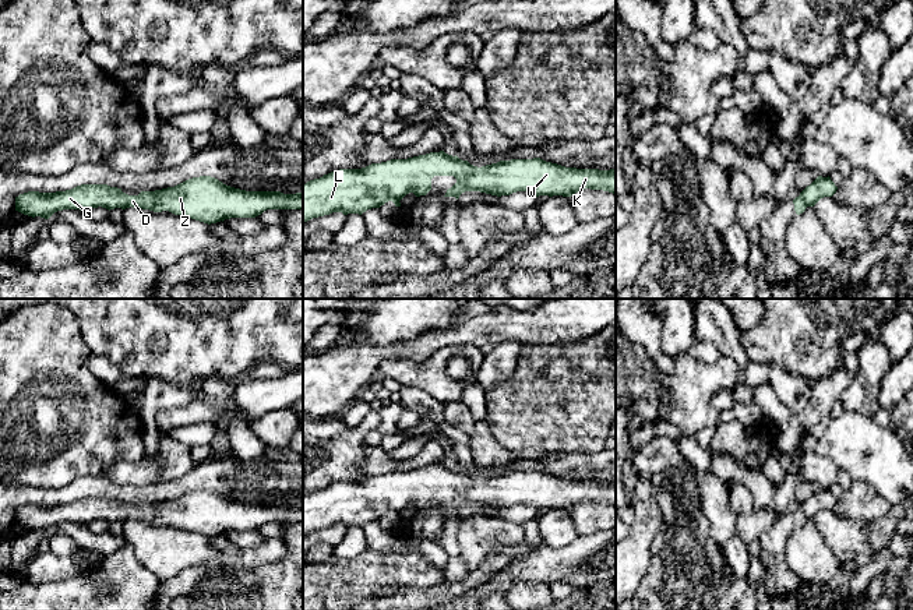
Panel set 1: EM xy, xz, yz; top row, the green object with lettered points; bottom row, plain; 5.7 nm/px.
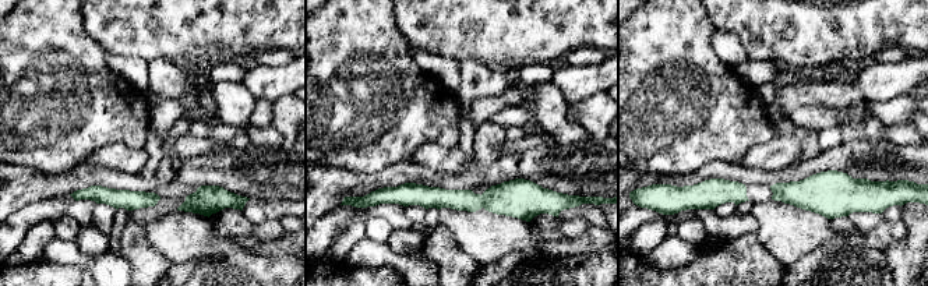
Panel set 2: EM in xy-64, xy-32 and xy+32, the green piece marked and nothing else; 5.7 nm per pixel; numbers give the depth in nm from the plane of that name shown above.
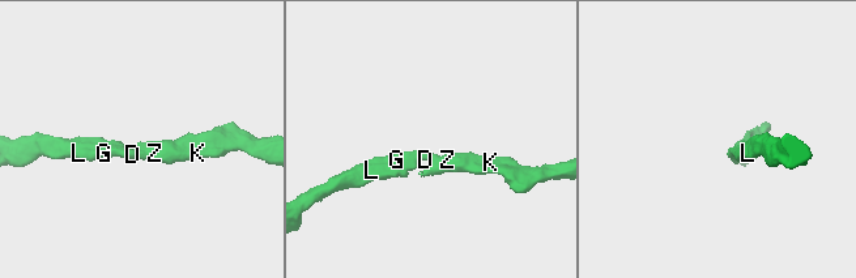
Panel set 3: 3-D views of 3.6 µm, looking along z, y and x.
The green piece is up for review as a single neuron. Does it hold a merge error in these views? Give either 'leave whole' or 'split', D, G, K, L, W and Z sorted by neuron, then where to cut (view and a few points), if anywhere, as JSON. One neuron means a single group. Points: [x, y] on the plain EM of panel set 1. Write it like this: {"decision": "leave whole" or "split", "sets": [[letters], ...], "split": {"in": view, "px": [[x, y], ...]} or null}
{"decision": "leave whole", "sets": [["D", "G", "K", "L", "W", "Z"]], "split": null}

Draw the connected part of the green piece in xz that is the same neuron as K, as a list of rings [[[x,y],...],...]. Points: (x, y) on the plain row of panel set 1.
[[[440,463],[408,472],[371,476],[362,482],[339,482],[307,494],[303,497],[303,535],[332,525],[362,528],[367,522],[380,521],[388,514],[392,514],[395,519],[401,519],[399,514],[409,505],[413,505],[416,509],[426,508],[431,503],[431,491],[434,489],[454,489],[456,491],[456,496],[444,508],[455,509],[456,512],[465,504],[480,504],[497,509],[517,504],[532,505],[535,509],[571,509],[581,503],[591,501],[616,507],[616,482],[565,480],[540,470],[500,473],[477,480],[468,473],[459,472],[456,468],[452,469]]]

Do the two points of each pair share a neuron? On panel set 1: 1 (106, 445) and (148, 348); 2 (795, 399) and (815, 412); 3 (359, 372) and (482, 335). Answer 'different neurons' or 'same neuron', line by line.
1: different neurons
2: different neurons
3: same neuron

